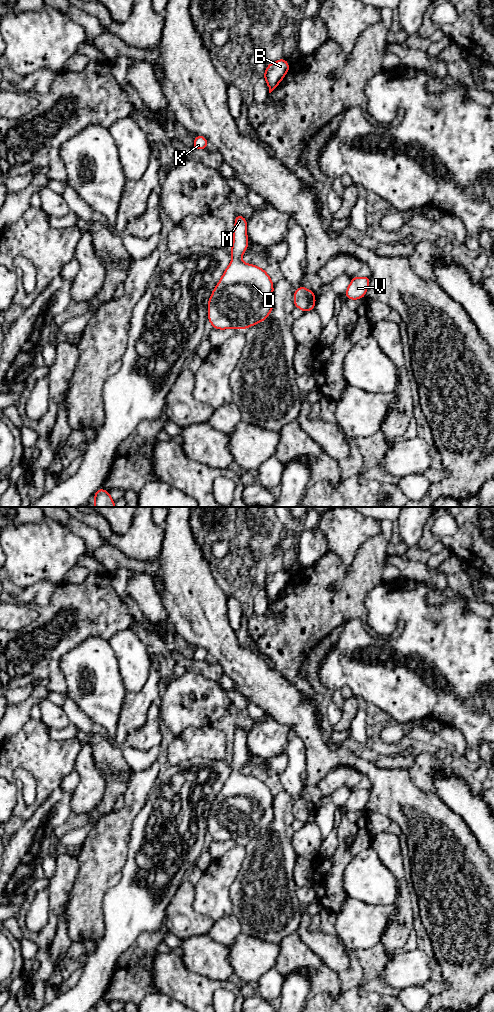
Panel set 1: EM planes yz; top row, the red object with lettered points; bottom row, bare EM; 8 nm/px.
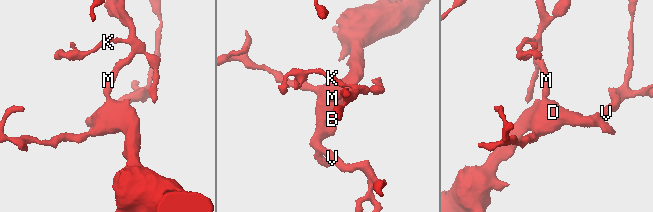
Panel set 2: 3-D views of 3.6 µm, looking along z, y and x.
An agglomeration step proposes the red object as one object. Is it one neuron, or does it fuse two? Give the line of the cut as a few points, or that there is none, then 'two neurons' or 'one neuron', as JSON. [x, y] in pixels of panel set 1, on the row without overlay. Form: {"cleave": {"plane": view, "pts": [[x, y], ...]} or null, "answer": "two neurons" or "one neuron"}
{"cleave": null, "answer": "one neuron"}

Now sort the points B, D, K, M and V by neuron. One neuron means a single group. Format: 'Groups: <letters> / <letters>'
Groups: B D K M V

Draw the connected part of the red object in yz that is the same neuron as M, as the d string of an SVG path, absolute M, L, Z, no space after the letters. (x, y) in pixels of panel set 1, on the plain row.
M237 725L232 773L208 813L208 832L215 841L247 841L264 833L274 819L273 800L264 781L241 772L248 759L248 734Z

